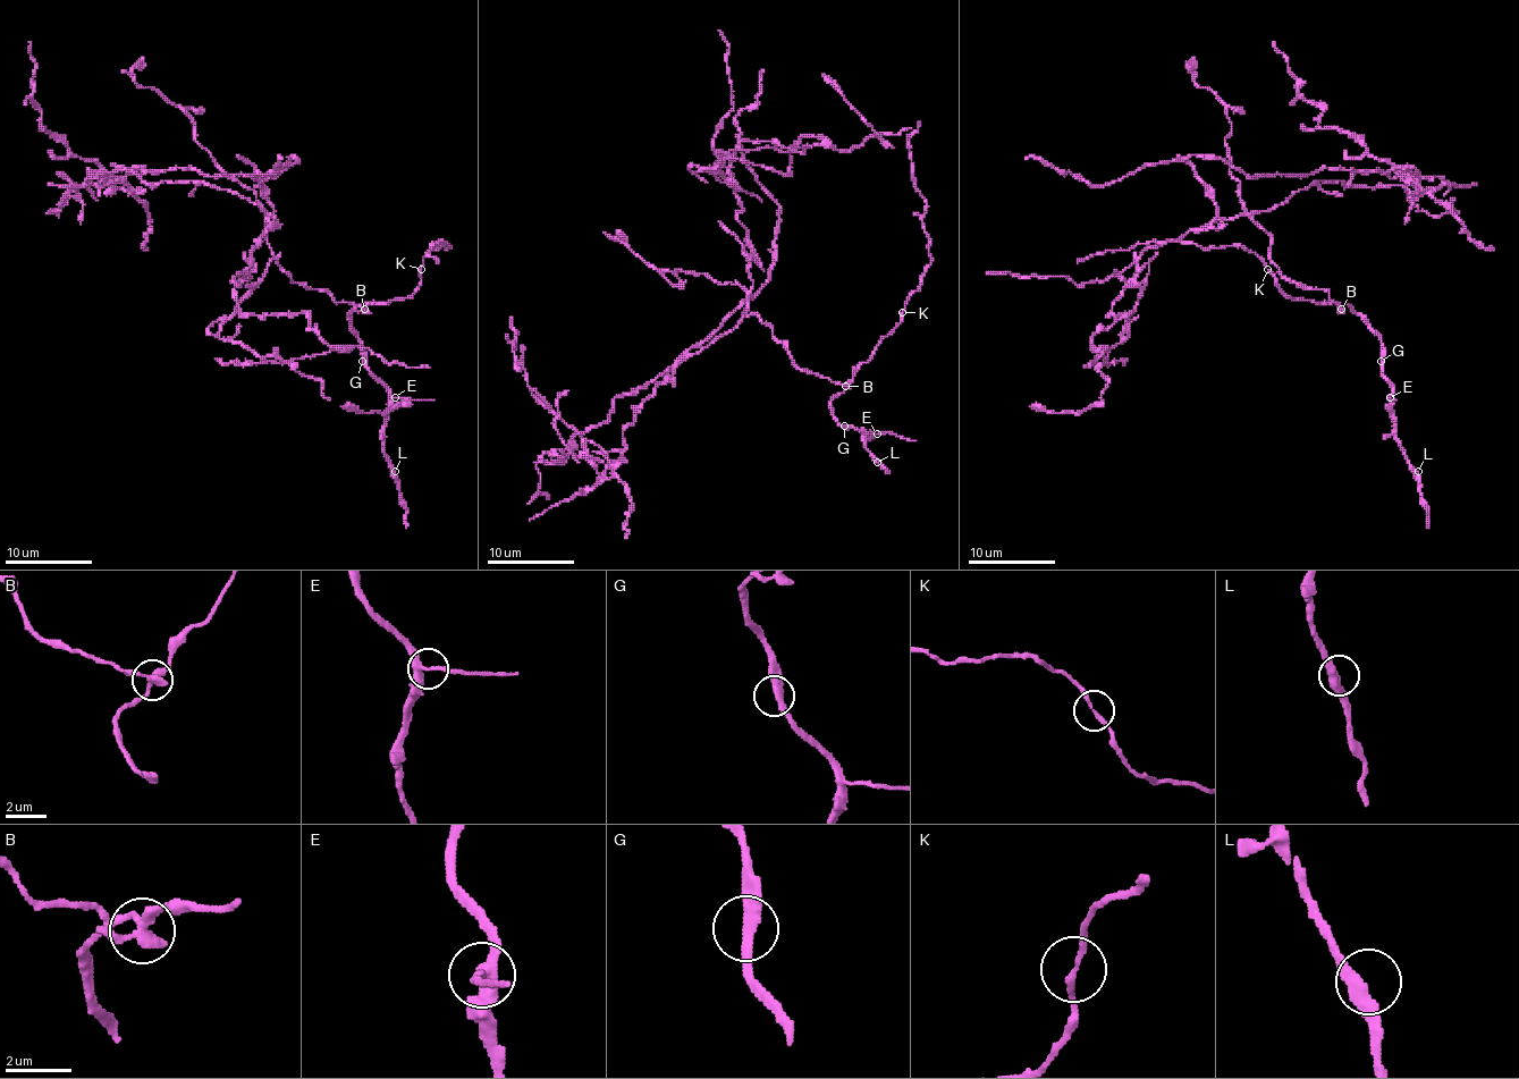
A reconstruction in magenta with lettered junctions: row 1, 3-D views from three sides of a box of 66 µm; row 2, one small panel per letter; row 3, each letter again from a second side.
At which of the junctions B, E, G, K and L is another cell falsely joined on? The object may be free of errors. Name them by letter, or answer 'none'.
B

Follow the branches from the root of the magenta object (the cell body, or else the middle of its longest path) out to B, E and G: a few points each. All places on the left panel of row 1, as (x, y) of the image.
B: (148, 183), (204, 180), (247, 197), (264, 211), (267, 244), (295, 283), (364, 309)
E: (148, 183), (204, 180), (264, 211), (267, 244), (295, 283), (362, 304), (349, 328), (364, 368), (395, 397)
G: (148, 183), (204, 180), (264, 211), (267, 244), (295, 283), (359, 311), (362, 304), (349, 315), (362, 361)

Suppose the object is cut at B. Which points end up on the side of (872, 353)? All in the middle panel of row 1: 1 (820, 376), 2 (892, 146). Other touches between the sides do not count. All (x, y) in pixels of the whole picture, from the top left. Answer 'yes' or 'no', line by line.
1: no
2: no

